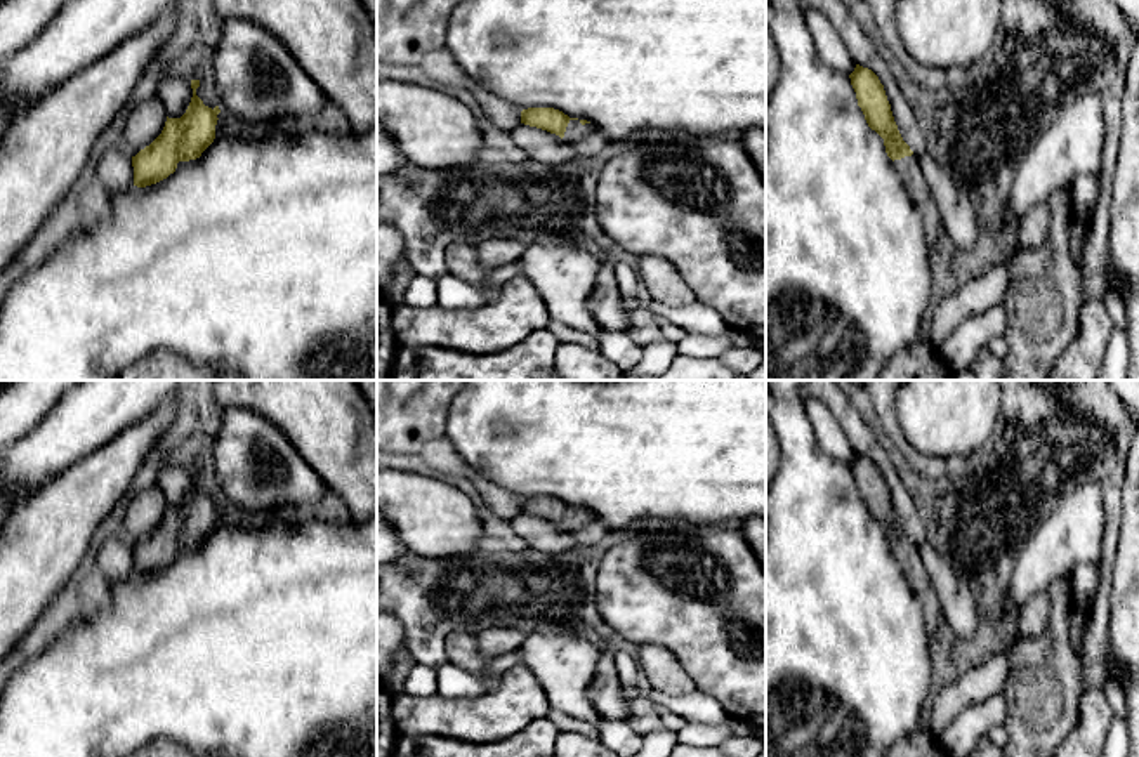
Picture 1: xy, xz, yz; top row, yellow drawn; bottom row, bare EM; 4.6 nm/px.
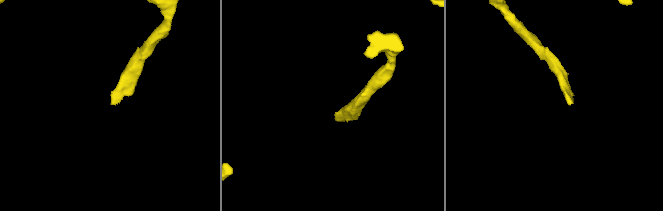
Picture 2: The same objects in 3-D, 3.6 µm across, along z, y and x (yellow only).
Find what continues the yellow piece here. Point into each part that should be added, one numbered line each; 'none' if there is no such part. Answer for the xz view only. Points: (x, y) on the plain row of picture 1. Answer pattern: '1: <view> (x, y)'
1: xz (575, 520)

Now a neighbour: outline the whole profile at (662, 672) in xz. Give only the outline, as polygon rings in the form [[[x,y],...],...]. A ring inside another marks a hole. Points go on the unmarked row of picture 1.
[[[658,644],[639,646],[637,662],[641,682],[651,693],[684,696],[696,691],[693,679],[670,649]]]

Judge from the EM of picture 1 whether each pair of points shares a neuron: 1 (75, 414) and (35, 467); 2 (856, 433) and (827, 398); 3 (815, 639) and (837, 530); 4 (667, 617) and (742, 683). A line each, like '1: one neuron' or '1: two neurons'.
1: one neuron
2: one neuron
3: one neuron
4: one neuron

